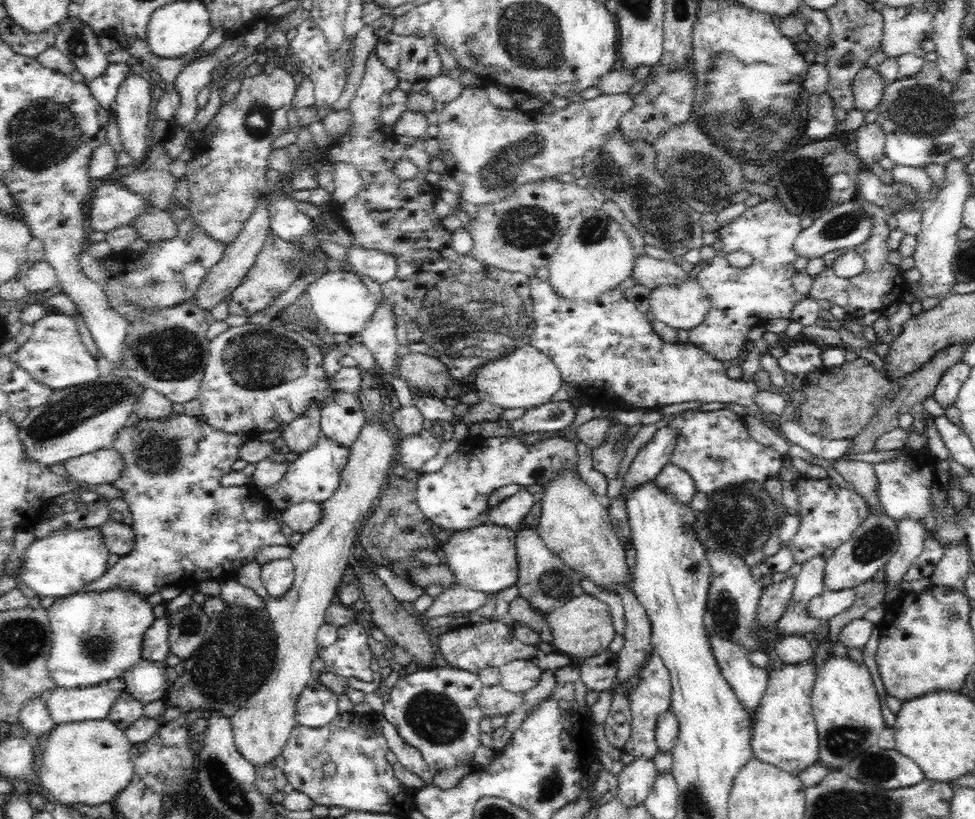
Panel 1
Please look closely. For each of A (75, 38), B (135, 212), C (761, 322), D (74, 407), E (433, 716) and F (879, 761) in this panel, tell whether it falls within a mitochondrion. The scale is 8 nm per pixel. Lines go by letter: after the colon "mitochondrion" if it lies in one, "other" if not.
A: mitochondrion
B: other
C: other
D: mitochondrion
E: mitochondrion
F: mitochondrion

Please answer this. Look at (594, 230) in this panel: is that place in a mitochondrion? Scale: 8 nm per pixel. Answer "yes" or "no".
yes

